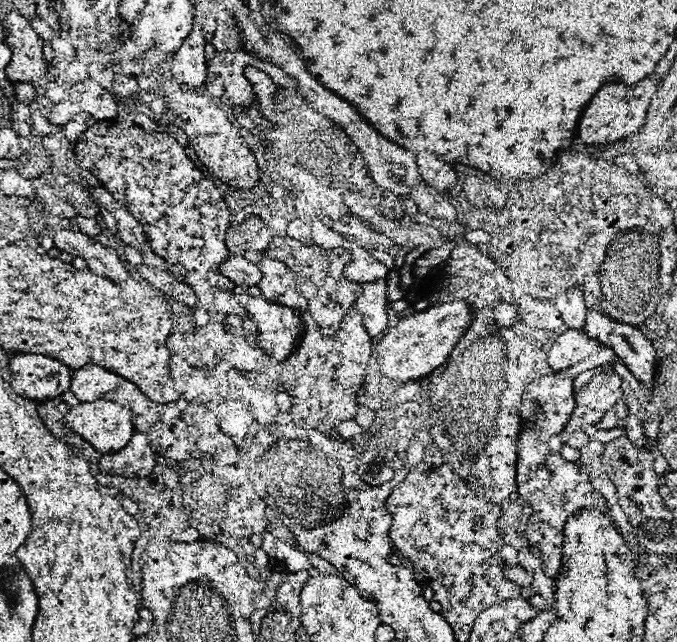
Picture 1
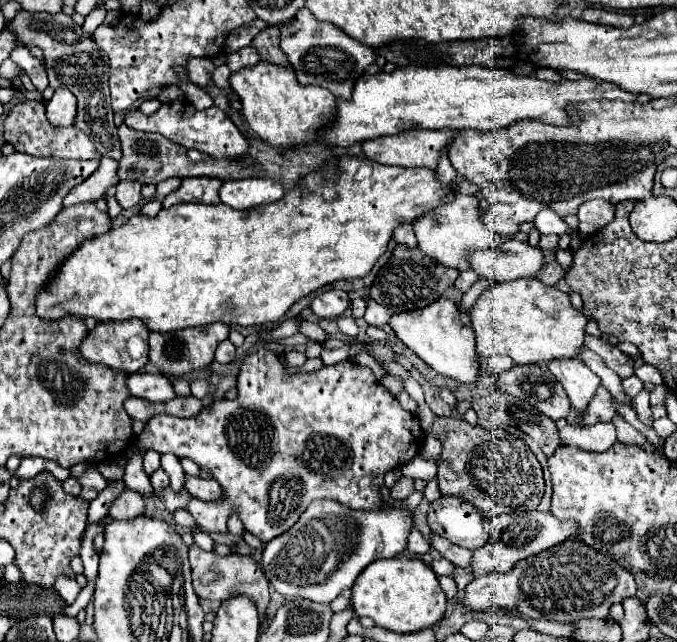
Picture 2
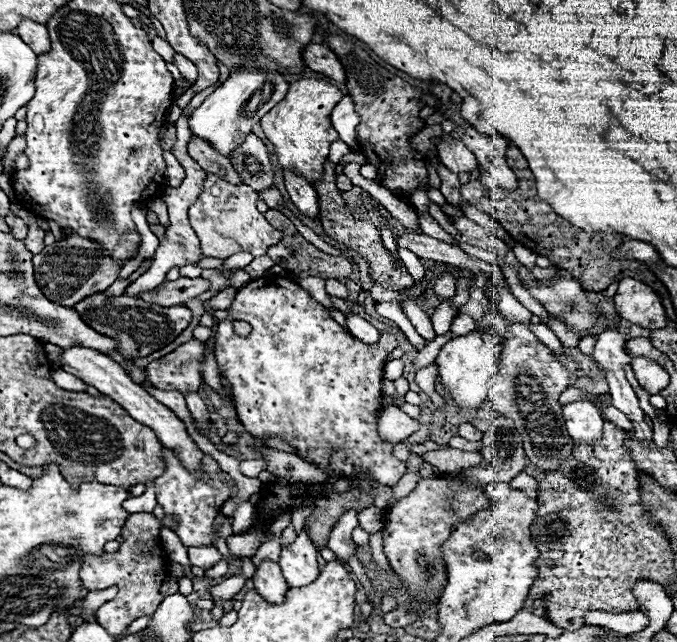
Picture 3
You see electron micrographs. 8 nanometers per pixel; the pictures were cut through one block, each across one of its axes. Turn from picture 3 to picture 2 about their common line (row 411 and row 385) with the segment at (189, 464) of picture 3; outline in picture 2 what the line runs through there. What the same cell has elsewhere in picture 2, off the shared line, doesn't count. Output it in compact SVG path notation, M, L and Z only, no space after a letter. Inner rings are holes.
M134 372L128 376L126 386L132 396L150 400L150 402L166 402L174 398L172 384L162 374L148 374L148 372Z

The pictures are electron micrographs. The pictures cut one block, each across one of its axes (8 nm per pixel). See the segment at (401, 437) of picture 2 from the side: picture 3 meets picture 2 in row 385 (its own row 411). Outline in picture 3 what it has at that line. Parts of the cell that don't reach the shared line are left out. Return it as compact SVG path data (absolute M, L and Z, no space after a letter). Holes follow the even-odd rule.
M262 276L252 282L248 282L244 288L238 290L236 300L228 308L232 320L244 320L252 326L252 332L248 336L238 336L232 328L232 320L218 322L216 328L216 344L214 344L214 354L218 368L222 376L228 380L232 394L234 394L234 404L238 410L240 422L246 426L246 430L252 436L266 438L266 436L280 436L288 444L296 448L296 454L304 458L306 462L328 470L336 474L336 478L346 478L352 480L354 486L346 494L336 496L332 490L332 484L336 480L328 480L326 486L328 490L320 496L310 496L308 492L300 494L292 488L292 484L280 484L276 482L266 482L260 490L260 504L256 506L258 518L256 524L246 532L246 534L232 534L226 538L226 544L230 548L230 554L244 558L244 556L254 556L256 548L268 538L268 524L262 524L262 518L276 518L282 512L294 510L304 498L314 498L316 512L306 518L306 526L310 526L308 534L316 546L322 546L328 542L328 536L334 528L334 524L340 520L340 516L348 508L368 508L374 504L372 500L372 490L370 484L364 482L364 472L370 472L374 480L378 480L384 486L394 486L404 474L406 466L404 462L396 460L392 456L392 444L384 442L378 432L378 416L382 412L382 374L384 374L384 358L390 350L396 348L396 338L394 334L382 332L378 344L364 344L350 336L348 330L344 330L334 318L330 316L328 308L318 304L304 288L300 288L296 282L282 278L282 276Z

